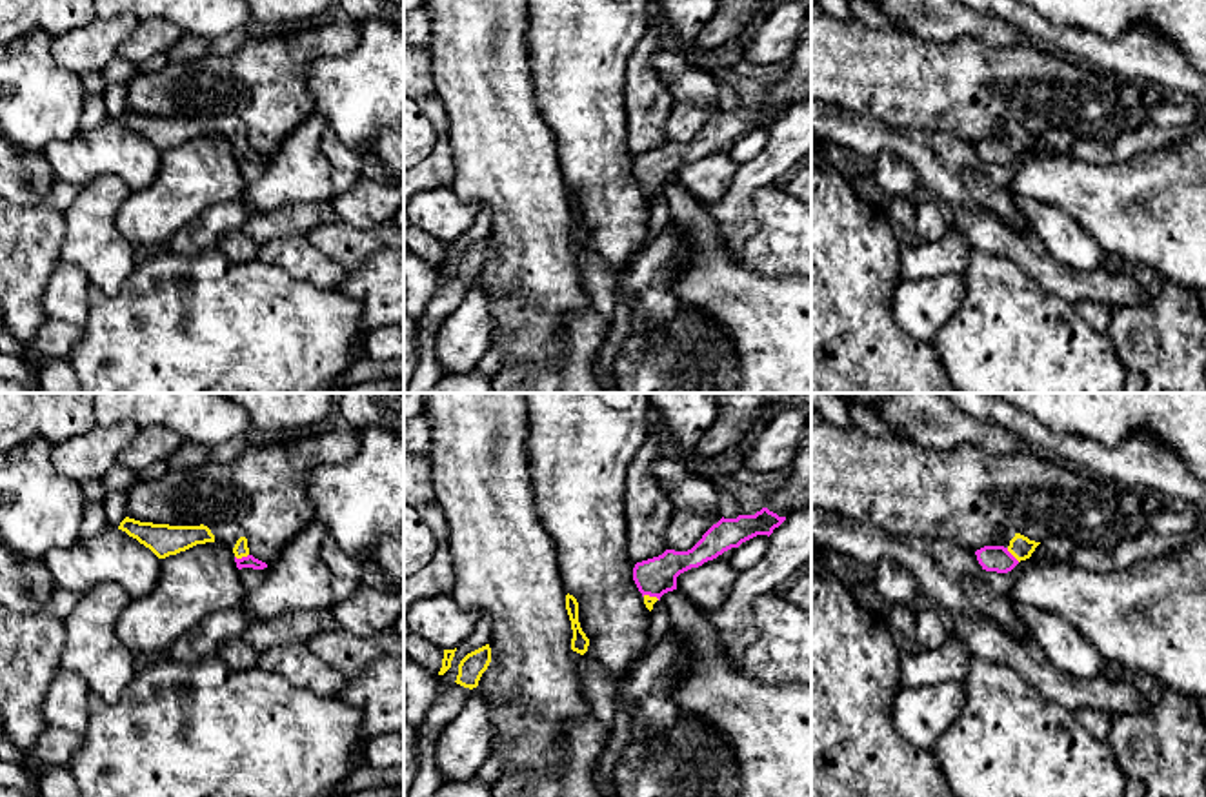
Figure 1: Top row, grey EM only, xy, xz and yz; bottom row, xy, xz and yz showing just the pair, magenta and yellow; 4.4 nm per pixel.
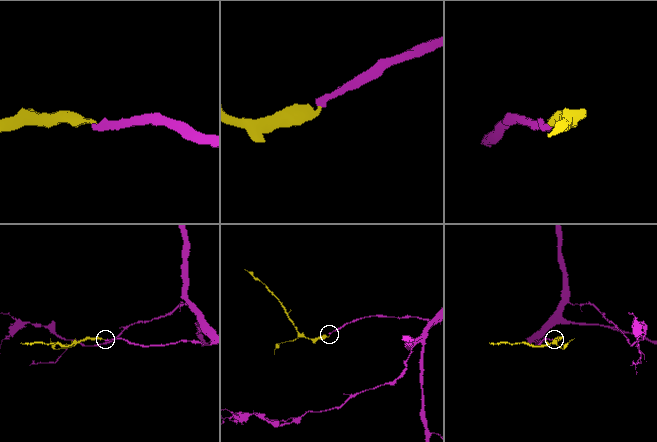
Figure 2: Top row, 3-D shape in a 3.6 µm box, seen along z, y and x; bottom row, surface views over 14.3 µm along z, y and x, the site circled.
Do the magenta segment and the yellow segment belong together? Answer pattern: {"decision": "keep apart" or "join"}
{"decision": "join"}

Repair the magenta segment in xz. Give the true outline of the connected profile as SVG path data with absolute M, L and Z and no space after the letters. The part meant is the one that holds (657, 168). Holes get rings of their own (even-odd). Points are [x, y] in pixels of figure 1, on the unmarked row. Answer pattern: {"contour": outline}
{"contour": "M762 100L755 107L722 109L691 142L666 142L658 149L637 155L633 173L644 189L646 200L651 204L664 186L677 182L677 169L680 166L698 160L757 127L769 129L784 113L786 109L779 109L768 100Z"}

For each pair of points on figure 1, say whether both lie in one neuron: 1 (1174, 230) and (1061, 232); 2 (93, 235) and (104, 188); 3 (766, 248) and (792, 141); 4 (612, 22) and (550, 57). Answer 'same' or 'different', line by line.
1: different
2: same
3: different
4: same

